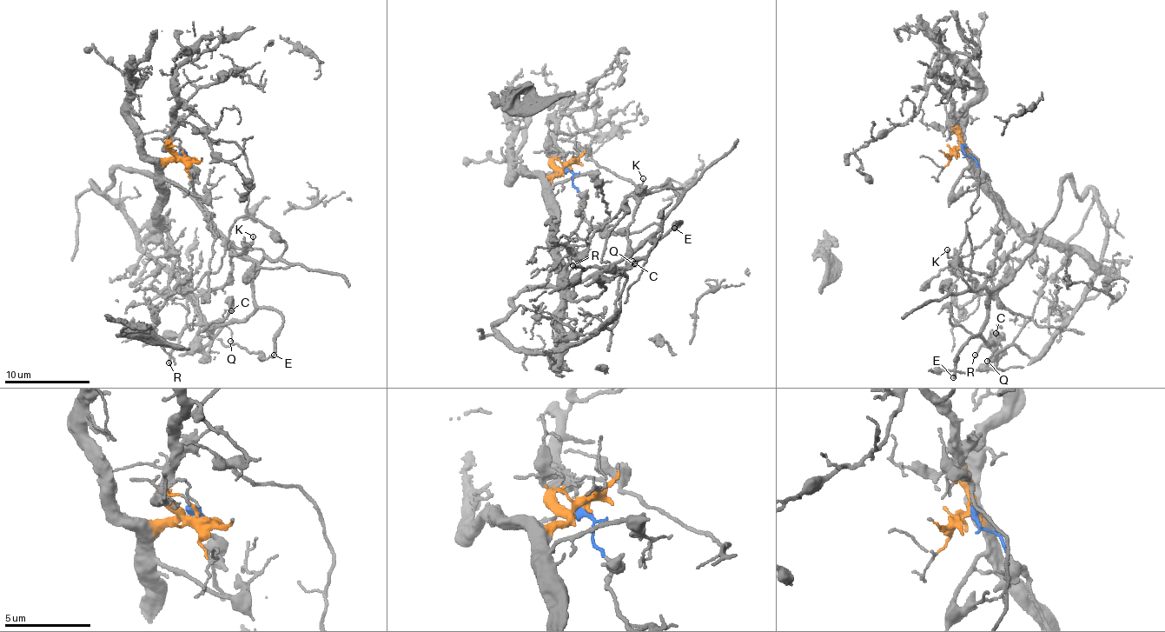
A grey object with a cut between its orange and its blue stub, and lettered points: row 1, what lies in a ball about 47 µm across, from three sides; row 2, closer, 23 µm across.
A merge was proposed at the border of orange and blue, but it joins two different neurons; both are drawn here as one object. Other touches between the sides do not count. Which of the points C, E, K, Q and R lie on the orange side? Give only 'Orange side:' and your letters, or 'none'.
Orange side: none

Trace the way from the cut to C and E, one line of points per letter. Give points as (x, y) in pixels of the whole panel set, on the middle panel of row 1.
C: (567, 169), (592, 229), (618, 233), (658, 223), (654, 245), (630, 268), (625, 267), (633, 260)
E: (567, 169), (592, 229), (618, 233), (658, 223), (652, 243), (674, 229)

